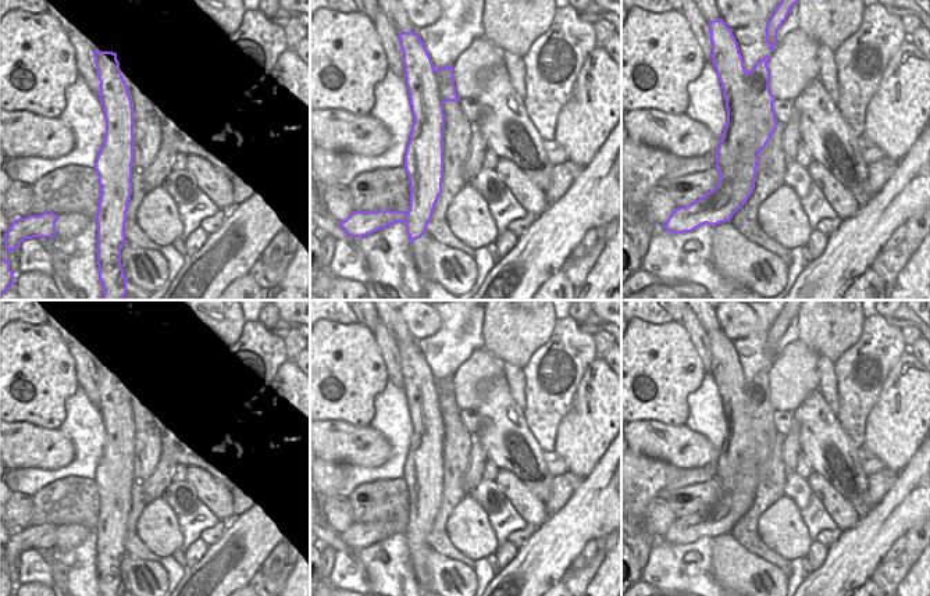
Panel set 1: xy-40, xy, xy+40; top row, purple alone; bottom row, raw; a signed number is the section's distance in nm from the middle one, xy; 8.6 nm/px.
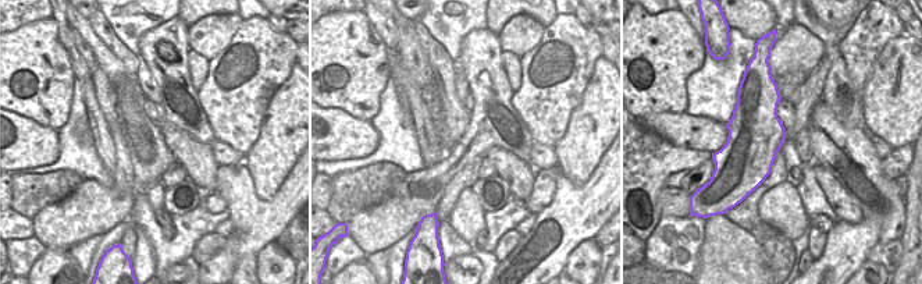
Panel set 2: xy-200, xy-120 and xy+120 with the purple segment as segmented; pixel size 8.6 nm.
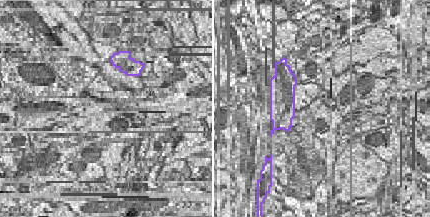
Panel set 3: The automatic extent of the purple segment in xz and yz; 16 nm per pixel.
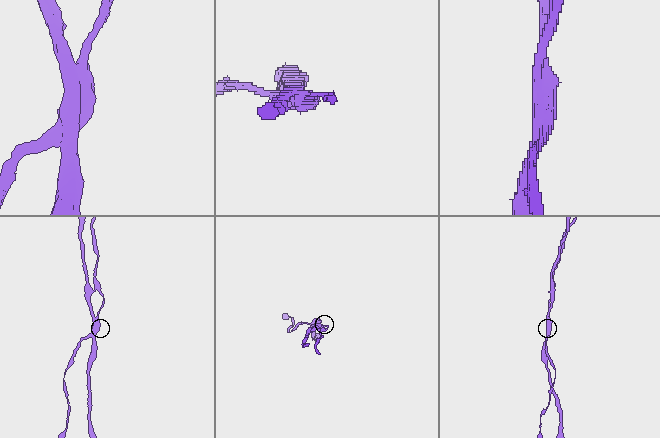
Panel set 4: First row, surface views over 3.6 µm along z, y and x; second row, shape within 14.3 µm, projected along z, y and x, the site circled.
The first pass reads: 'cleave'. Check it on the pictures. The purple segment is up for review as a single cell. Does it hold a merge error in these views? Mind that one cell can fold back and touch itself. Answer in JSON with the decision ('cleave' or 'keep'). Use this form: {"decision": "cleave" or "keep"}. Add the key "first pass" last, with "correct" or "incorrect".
{"decision": "cleave", "first pass": "correct"}

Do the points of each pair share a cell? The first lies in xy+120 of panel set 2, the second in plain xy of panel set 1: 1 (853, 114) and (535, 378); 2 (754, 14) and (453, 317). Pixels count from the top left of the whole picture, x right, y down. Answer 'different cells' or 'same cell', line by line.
1: different cells
2: different cells

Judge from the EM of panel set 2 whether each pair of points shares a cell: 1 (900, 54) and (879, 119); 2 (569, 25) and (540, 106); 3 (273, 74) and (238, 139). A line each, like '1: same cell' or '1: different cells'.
1: same cell
2: same cell
3: same cell

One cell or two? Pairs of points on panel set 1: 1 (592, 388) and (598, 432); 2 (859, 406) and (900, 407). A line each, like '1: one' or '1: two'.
1: one
2: two

